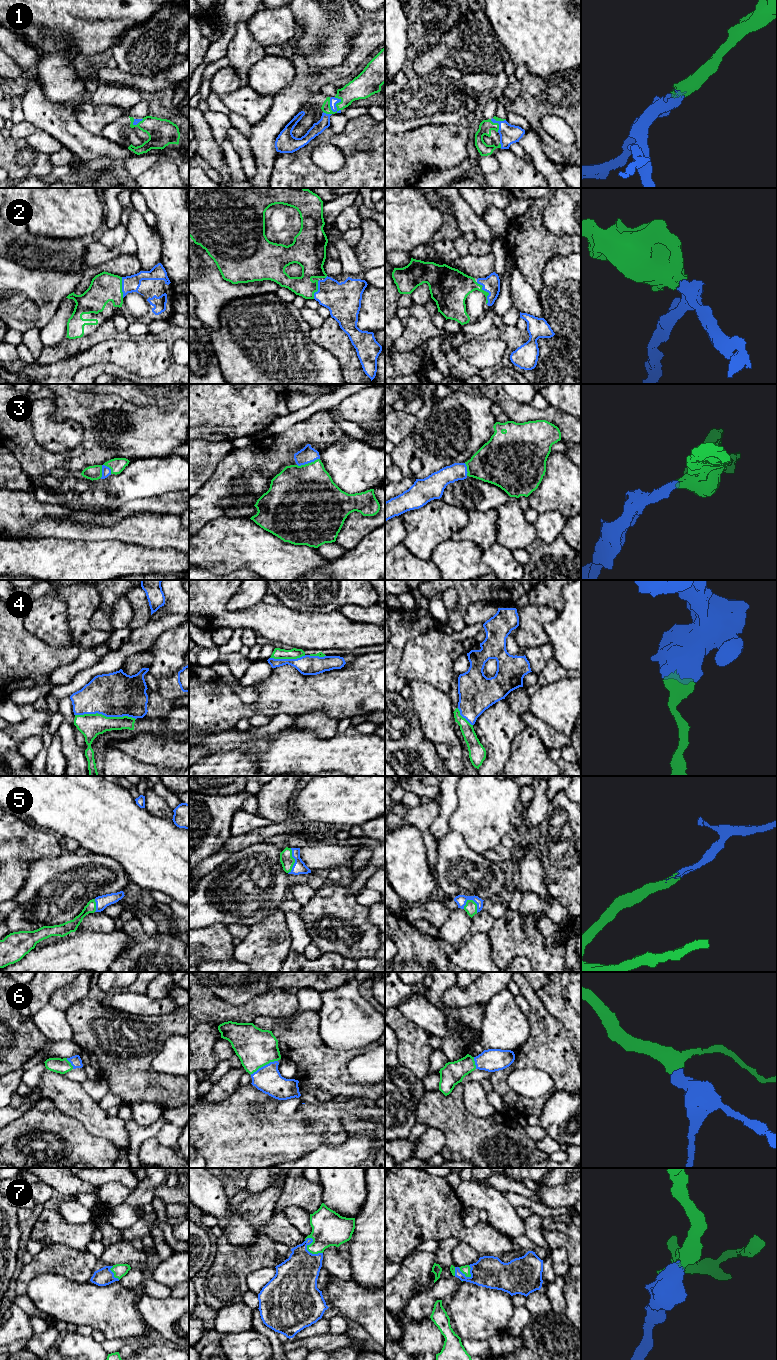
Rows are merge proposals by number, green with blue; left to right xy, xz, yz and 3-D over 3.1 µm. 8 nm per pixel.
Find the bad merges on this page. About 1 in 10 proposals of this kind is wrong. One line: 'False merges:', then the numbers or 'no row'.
False merges: no row

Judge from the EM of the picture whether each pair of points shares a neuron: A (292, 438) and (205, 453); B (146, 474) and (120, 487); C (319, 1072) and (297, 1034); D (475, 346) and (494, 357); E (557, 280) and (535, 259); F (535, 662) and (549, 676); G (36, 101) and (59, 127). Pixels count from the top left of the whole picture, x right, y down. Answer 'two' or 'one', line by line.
A: two
B: one
C: one
D: one
E: two
F: two
G: one

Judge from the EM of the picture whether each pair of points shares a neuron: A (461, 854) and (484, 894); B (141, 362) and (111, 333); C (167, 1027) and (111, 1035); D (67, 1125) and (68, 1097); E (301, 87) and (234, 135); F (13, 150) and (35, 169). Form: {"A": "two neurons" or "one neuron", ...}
{"A": "one neuron", "B": "two neurons", "C": "one neuron", "D": "two neurons", "E": "two neurons", "F": "one neuron"}

